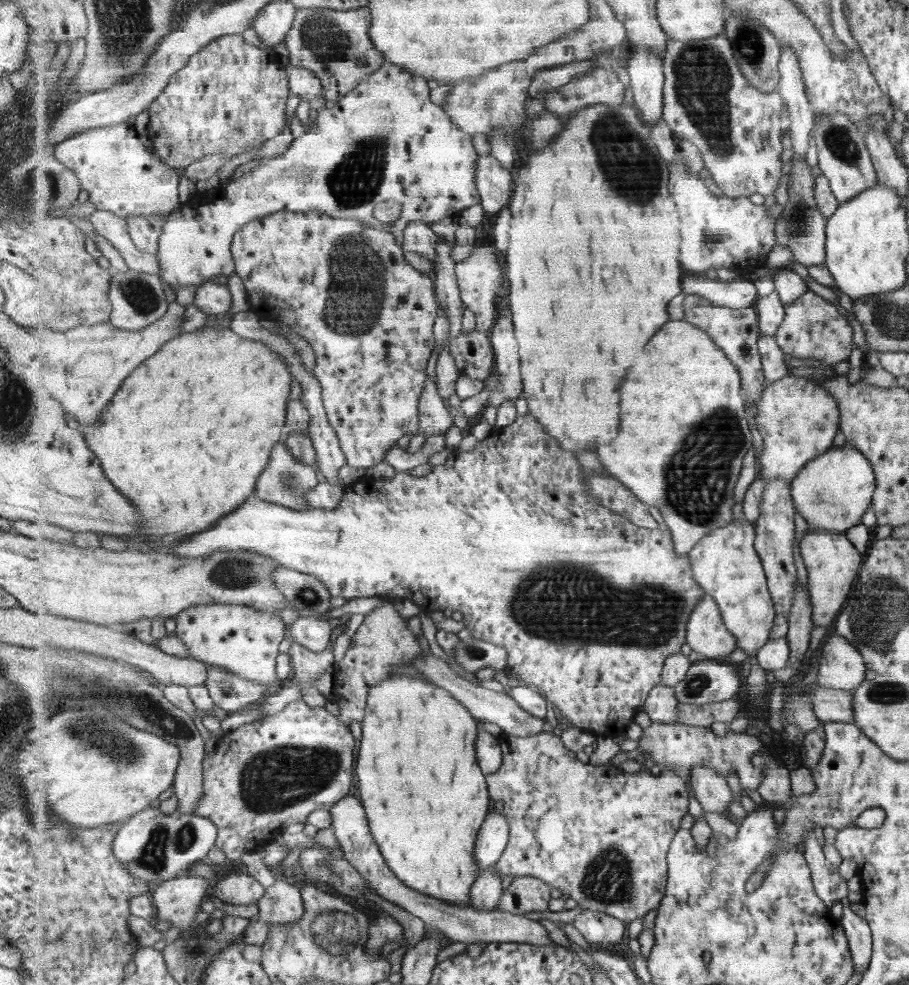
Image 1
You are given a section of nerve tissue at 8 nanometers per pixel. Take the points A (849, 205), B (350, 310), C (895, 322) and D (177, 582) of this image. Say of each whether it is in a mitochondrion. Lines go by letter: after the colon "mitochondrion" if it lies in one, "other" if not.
A: other
B: mitochondrion
C: mitochondrion
D: other

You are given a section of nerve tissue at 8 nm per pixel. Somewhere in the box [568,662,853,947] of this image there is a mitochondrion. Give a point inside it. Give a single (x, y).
(608, 879)

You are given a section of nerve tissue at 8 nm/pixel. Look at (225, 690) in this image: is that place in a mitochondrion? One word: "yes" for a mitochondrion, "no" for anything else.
yes

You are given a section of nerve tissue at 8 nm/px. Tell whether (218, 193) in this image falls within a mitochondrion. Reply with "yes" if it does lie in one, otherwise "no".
no

